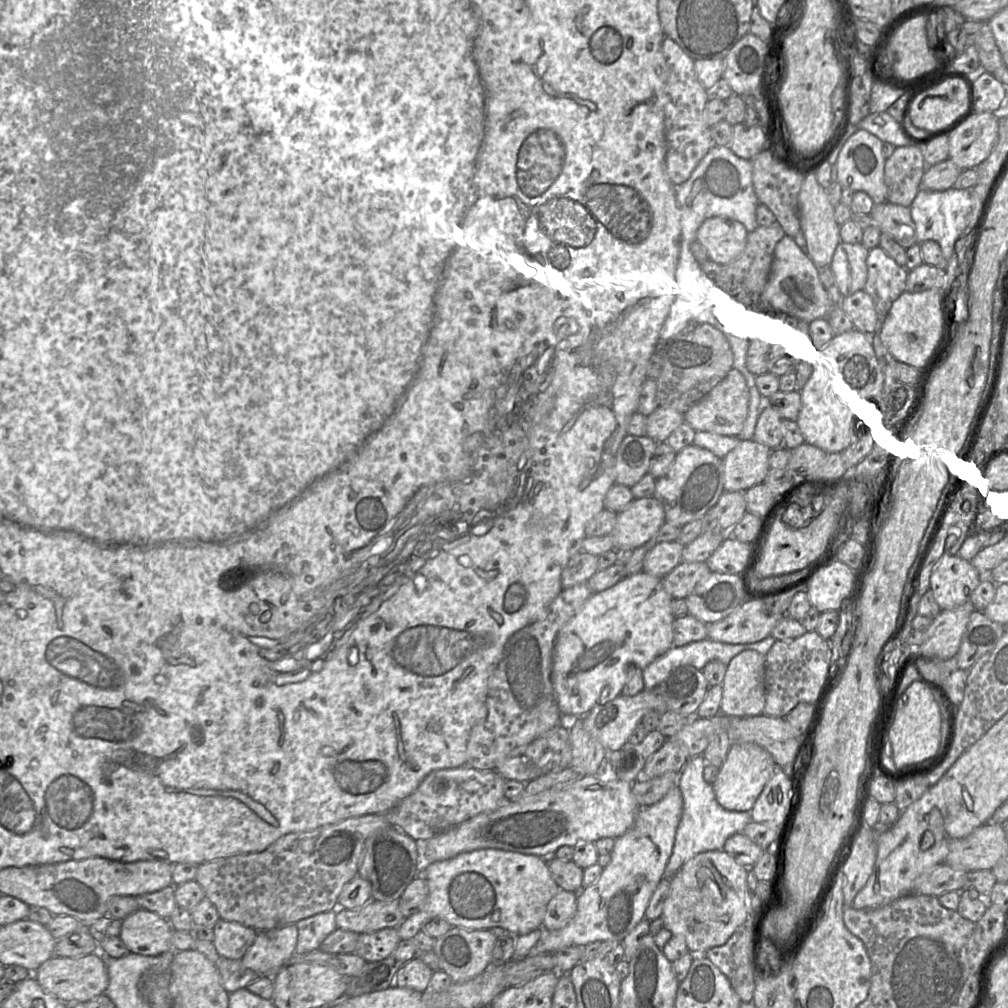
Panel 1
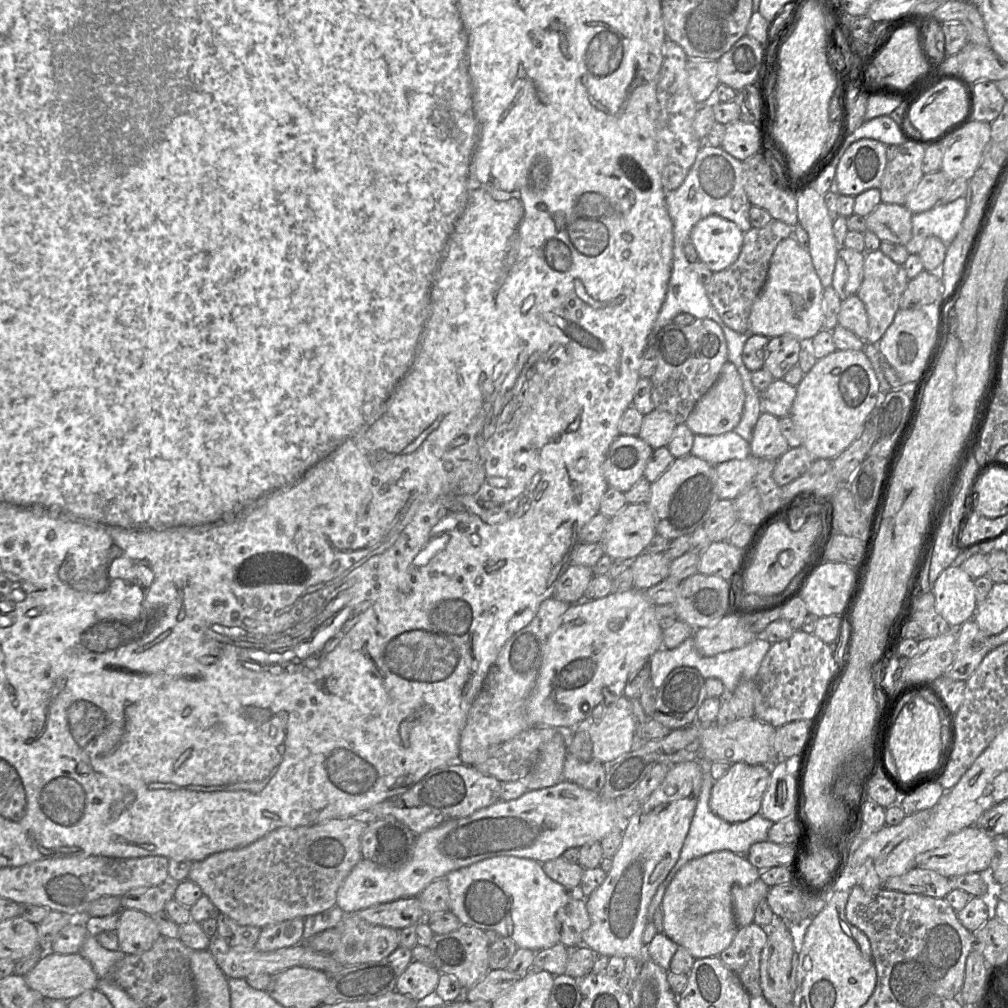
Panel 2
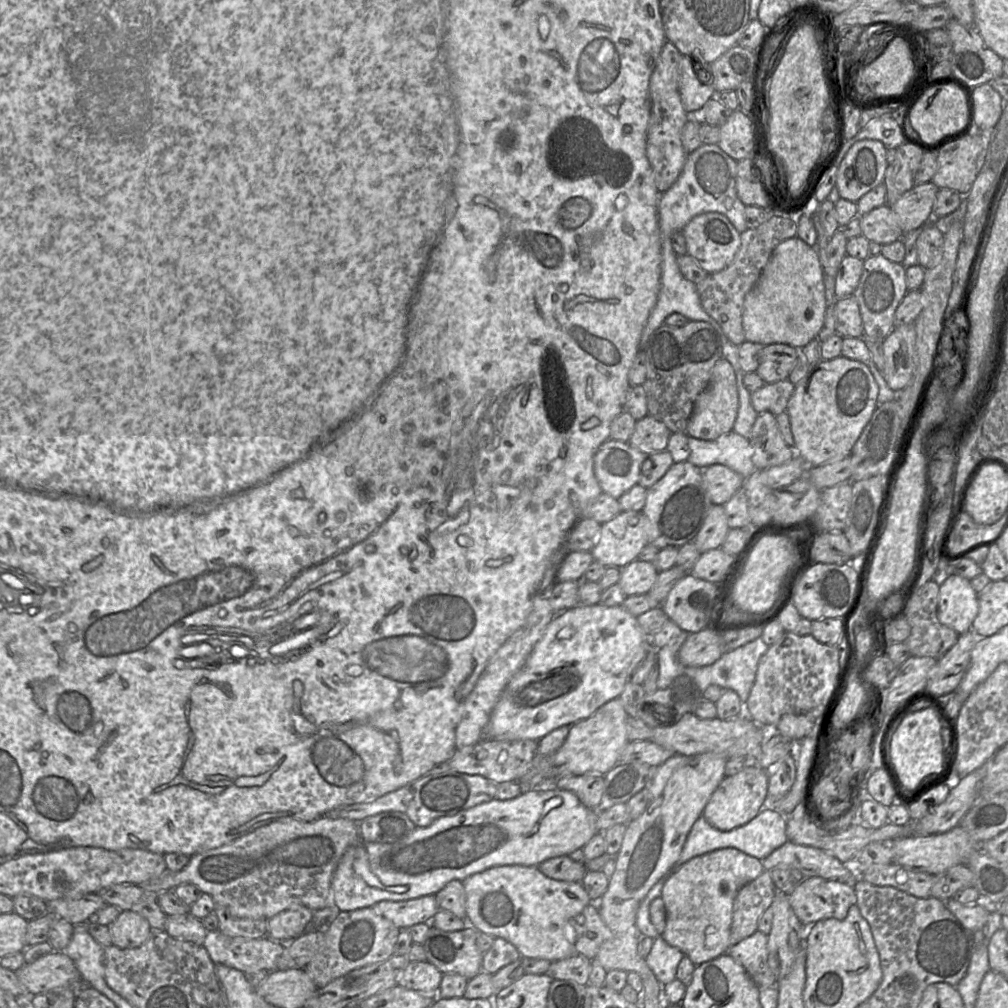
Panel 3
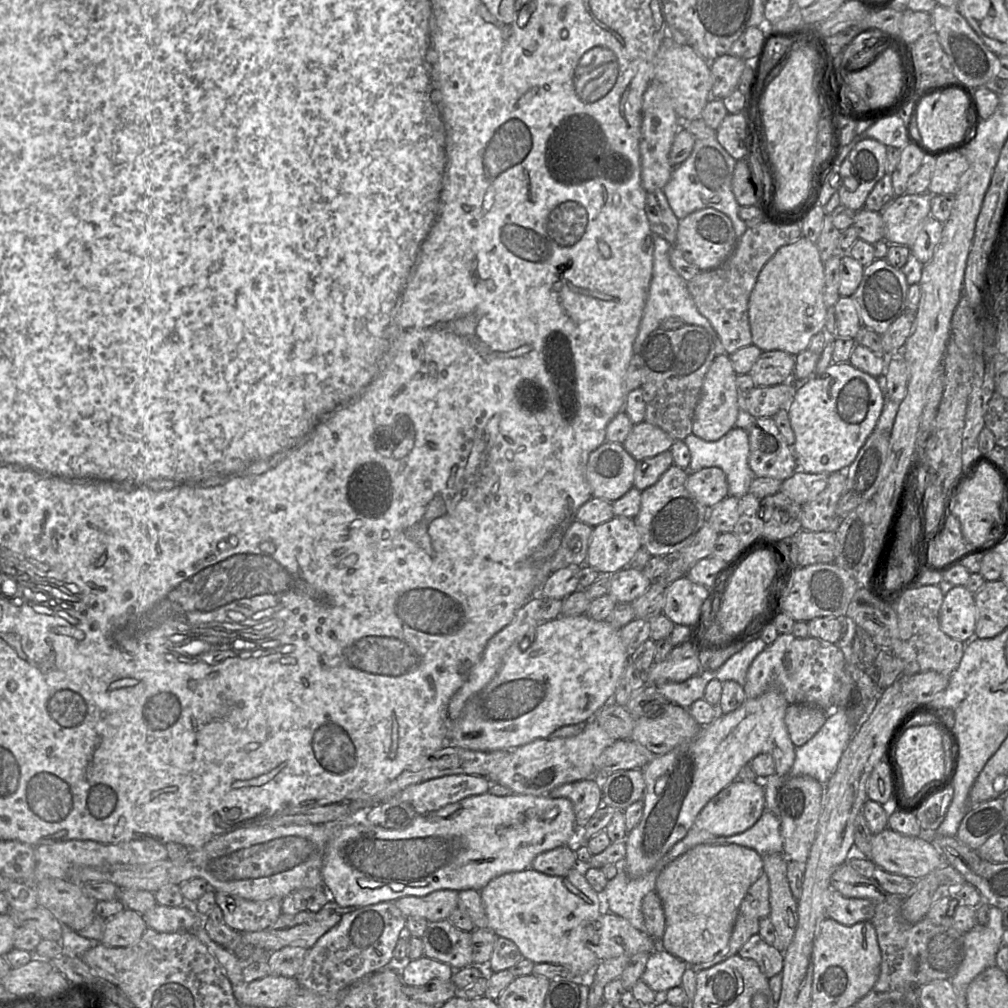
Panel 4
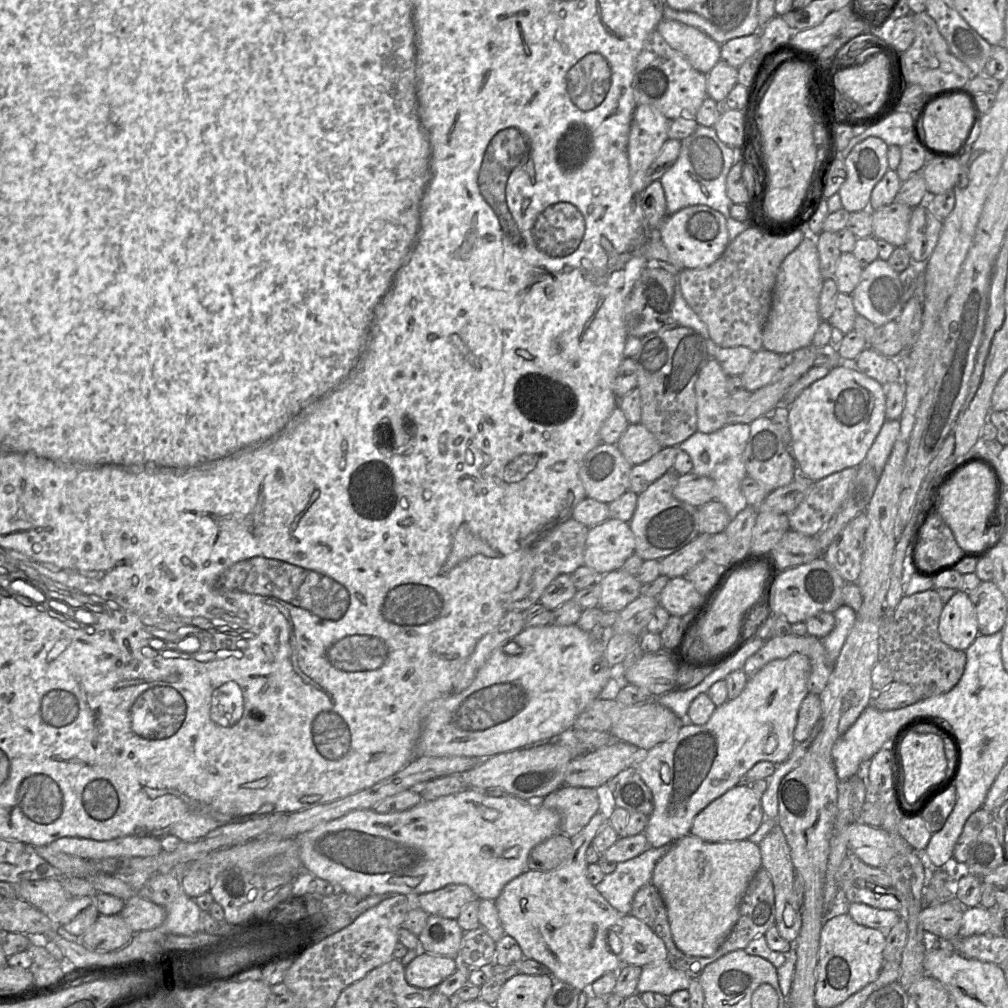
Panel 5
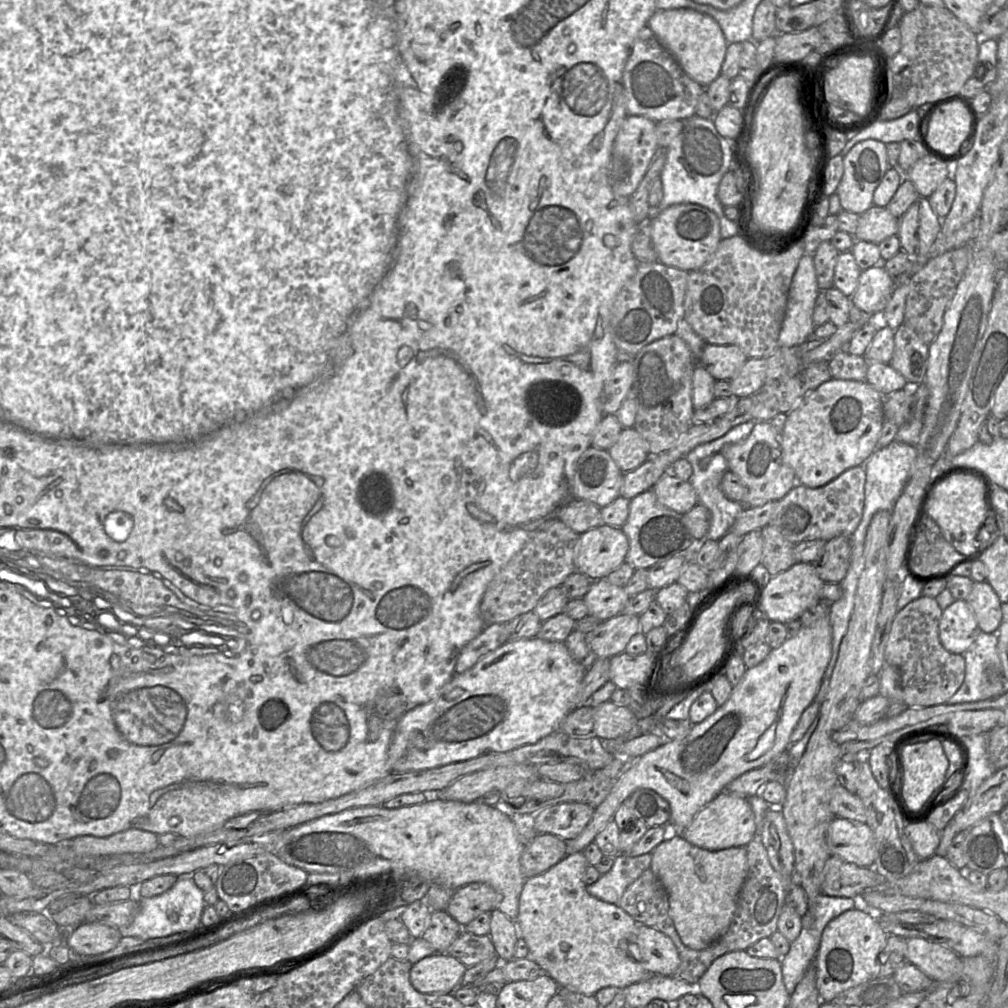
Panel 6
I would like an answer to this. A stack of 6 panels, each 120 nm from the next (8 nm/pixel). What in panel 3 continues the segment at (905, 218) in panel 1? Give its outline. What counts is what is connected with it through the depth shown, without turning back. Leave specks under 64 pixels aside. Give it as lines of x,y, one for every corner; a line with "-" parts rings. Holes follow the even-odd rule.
889,205
879,206
859,217
861,235
868,241
885,245
903,237
899,220

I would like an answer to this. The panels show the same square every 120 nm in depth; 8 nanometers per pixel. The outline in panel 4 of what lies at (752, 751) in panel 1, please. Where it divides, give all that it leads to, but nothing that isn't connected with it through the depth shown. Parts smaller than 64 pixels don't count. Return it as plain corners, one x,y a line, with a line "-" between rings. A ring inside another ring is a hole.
735,779
722,789
700,811
694,825
716,836
732,836
752,827
765,811
765,793
763,781

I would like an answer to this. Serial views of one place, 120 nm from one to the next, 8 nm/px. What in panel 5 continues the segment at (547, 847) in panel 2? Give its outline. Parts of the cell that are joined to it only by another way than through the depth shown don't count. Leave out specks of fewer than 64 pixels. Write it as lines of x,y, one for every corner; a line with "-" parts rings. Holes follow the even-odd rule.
467,788
433,801
422,801
401,812
379,814
373,809
354,810
296,838
304,871
340,886
352,897
378,894
414,897
449,884
461,884
471,888
477,899
495,901
508,882
528,869
530,851
559,833
560,825
559,813
545,808
540,801
523,800
509,794
492,797
478,789

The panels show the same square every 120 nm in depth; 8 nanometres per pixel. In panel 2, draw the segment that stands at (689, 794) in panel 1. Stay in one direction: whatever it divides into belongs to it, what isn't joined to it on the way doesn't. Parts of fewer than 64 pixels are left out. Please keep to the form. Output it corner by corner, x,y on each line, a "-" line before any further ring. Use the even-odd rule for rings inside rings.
698,759
696,761
699,761
702,765
703,778
695,812
689,827
689,831
685,837
680,856
665,880
658,886
657,891
651,900
647,913
648,922
653,922
654,912
656,909
660,908
666,888
684,864
700,856
722,850
729,850
738,855
746,856
753,844
767,840
768,830
774,824
770,820
763,817
760,813
756,813
748,820
735,823
729,823
717,816
710,808
710,796
714,784
714,780
711,778
709,772
710,762
703,761
703,759

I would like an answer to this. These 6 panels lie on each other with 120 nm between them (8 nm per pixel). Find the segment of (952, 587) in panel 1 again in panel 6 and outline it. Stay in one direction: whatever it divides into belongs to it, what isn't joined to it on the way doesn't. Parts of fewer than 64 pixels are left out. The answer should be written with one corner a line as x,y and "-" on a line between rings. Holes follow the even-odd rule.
955,600
943,610
939,623
939,638
949,652
963,655
979,633
976,617
965,600

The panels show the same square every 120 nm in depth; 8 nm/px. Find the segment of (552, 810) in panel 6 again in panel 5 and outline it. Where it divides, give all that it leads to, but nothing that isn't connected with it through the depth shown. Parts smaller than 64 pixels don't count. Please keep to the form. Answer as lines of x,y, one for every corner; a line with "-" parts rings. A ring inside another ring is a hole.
563,785
540,803
559,813
560,832
570,838
577,835
599,810
598,791
595,788

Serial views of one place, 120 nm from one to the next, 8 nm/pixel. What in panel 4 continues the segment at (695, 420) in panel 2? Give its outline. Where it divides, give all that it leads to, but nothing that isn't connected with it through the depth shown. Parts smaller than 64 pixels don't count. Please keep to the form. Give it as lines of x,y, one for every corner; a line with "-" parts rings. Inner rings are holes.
729,355
716,356
703,380
700,397
694,412
692,434
704,441
717,441
735,427
740,409
736,377
737,374
732,367

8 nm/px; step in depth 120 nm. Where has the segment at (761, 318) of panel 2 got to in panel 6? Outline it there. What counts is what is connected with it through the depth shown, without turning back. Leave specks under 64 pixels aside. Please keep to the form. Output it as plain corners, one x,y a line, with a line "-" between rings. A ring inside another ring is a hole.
805,253
792,278
779,346
799,346
814,335
813,312
819,292
813,254

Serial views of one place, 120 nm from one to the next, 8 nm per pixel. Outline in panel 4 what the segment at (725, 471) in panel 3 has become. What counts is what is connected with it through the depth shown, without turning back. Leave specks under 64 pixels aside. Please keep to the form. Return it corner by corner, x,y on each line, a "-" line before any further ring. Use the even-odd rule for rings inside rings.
718,467
689,472
685,487
706,508
714,507
729,495
726,475

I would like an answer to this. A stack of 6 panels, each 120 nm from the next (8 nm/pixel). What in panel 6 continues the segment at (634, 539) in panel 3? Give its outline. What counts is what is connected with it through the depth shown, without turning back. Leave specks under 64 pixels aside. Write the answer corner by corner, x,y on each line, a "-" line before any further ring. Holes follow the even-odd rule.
601,524
579,535
575,569
592,581
605,578
625,561
628,550
628,538
621,528

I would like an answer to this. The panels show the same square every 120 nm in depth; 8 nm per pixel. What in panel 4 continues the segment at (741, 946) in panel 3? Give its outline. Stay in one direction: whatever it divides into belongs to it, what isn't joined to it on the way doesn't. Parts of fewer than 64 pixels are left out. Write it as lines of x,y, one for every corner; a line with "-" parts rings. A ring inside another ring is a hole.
758,933
749,938
738,955
755,960
761,972
769,979
782,972
784,952
768,944

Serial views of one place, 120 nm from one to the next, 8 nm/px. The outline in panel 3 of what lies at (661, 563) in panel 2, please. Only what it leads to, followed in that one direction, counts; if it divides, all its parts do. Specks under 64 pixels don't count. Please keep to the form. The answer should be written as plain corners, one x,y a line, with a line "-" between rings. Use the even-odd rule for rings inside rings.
636,559
621,569
618,584
626,596
647,594
658,573
652,562

